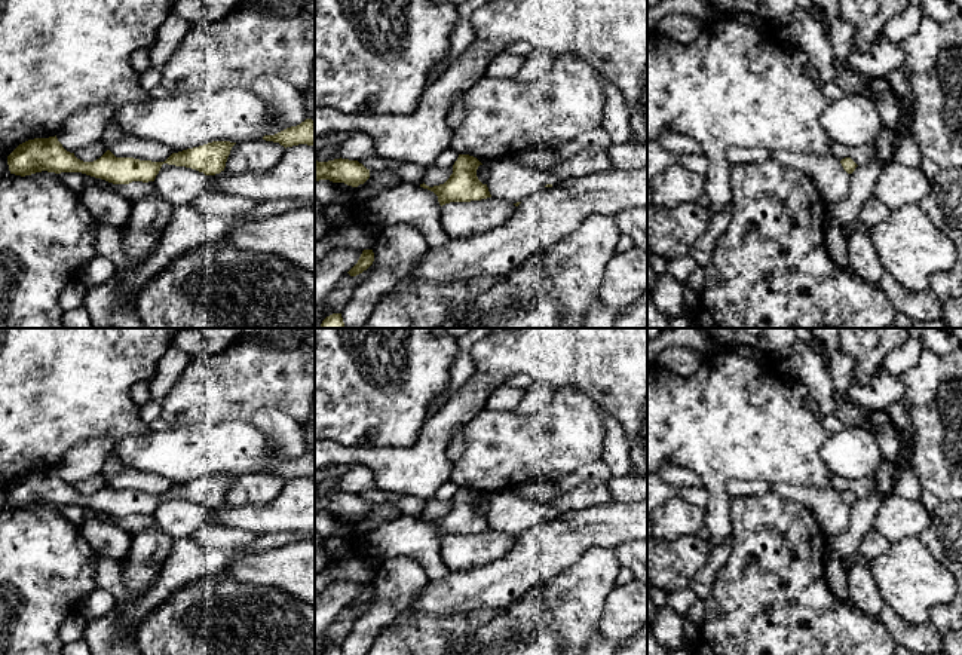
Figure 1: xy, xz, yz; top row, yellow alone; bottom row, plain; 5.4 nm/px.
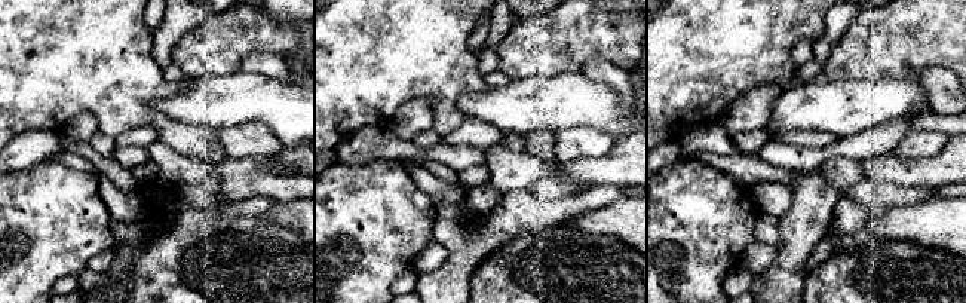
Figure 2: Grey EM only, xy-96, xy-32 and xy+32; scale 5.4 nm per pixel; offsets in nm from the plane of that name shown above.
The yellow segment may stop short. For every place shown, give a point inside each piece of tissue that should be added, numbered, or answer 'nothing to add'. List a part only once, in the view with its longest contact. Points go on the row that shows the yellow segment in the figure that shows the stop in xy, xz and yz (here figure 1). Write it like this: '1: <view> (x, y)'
nothing to add

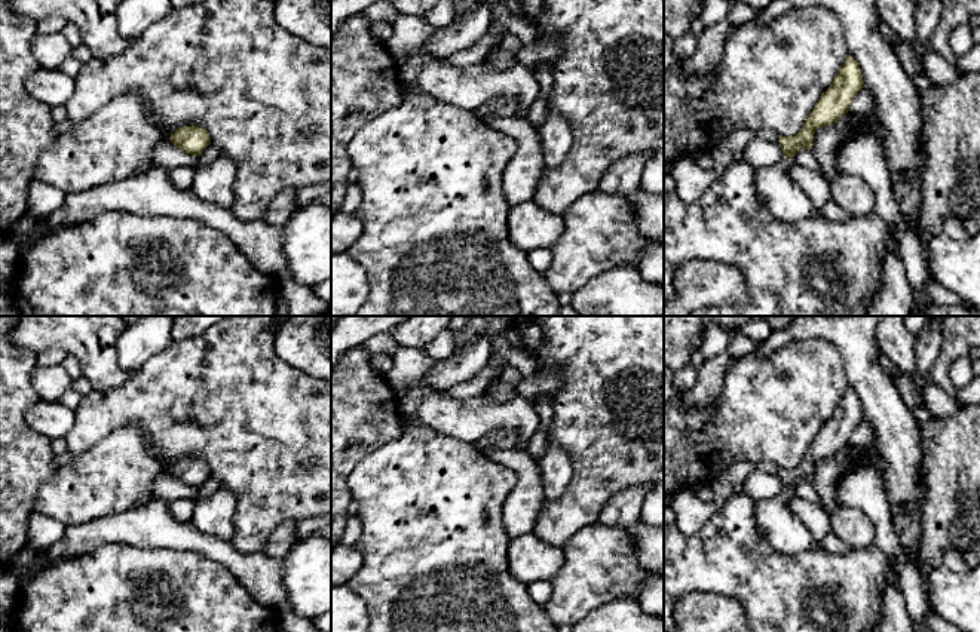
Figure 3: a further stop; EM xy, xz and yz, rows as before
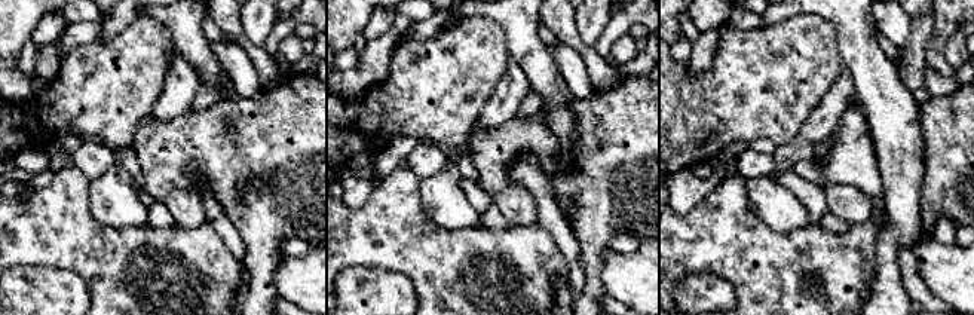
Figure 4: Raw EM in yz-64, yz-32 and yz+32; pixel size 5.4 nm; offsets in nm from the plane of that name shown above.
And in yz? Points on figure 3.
1: yz (784, 199)

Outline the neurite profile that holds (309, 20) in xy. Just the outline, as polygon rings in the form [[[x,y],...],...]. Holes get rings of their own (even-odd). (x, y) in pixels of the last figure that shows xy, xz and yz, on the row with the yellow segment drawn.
[[[276,0],[275,19],[290,34],[331,49],[331,0]]]

